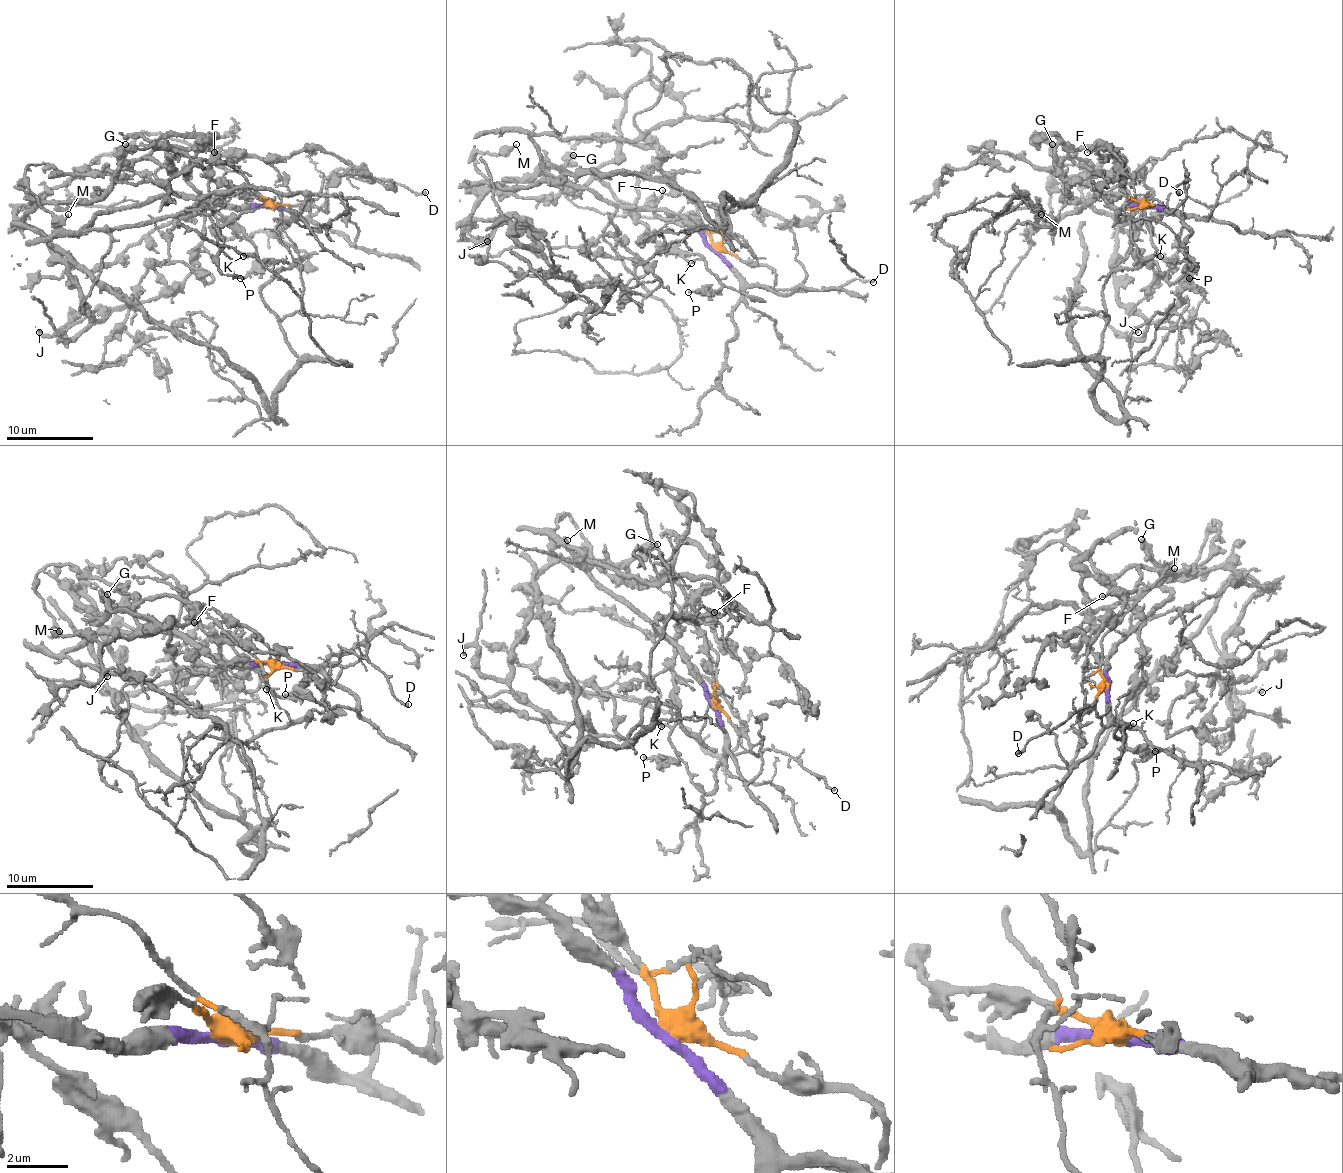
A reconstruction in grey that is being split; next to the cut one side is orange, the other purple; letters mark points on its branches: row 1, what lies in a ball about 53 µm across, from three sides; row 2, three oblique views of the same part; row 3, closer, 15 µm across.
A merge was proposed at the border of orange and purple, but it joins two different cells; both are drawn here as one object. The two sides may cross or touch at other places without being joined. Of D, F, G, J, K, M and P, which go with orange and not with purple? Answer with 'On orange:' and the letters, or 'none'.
On orange: F, G, J, K, M, P

